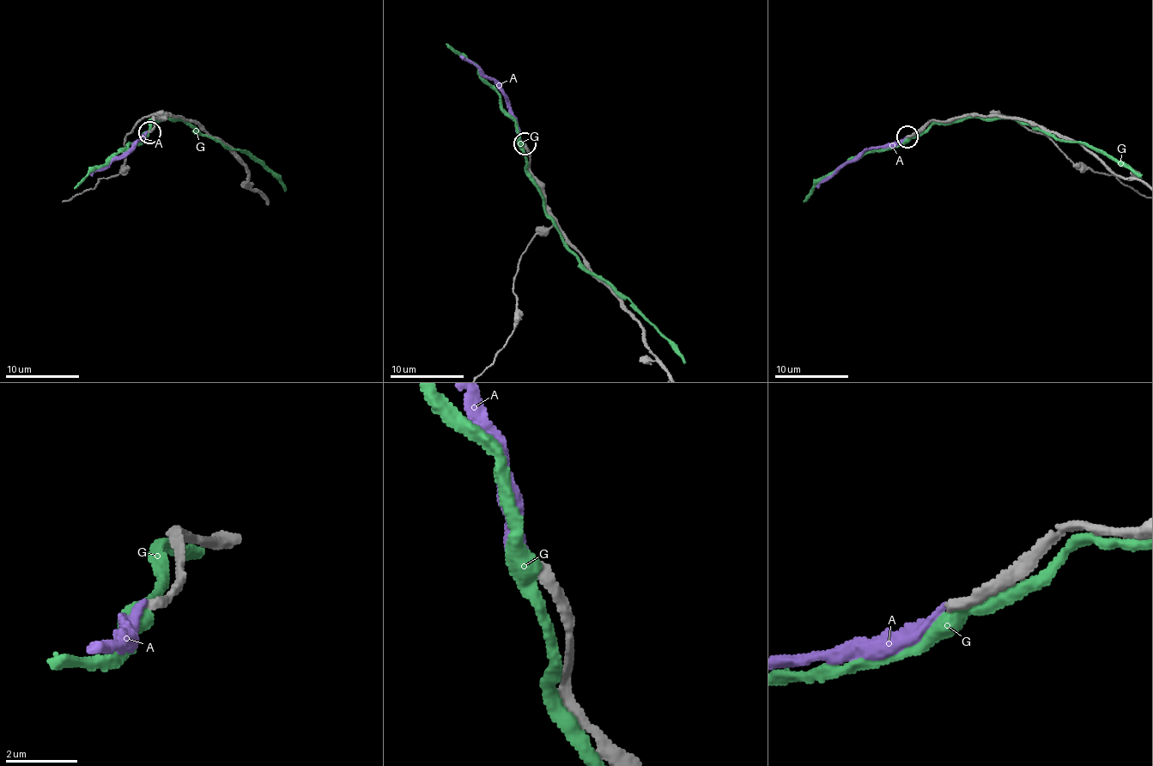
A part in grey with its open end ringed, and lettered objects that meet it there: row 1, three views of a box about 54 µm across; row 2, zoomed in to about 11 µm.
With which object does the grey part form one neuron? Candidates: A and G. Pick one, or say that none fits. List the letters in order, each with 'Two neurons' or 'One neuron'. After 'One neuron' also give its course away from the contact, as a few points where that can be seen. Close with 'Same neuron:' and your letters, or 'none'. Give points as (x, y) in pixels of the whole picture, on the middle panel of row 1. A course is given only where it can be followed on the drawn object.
A: Two neurons
G: Two neurons
Same neuron: none

